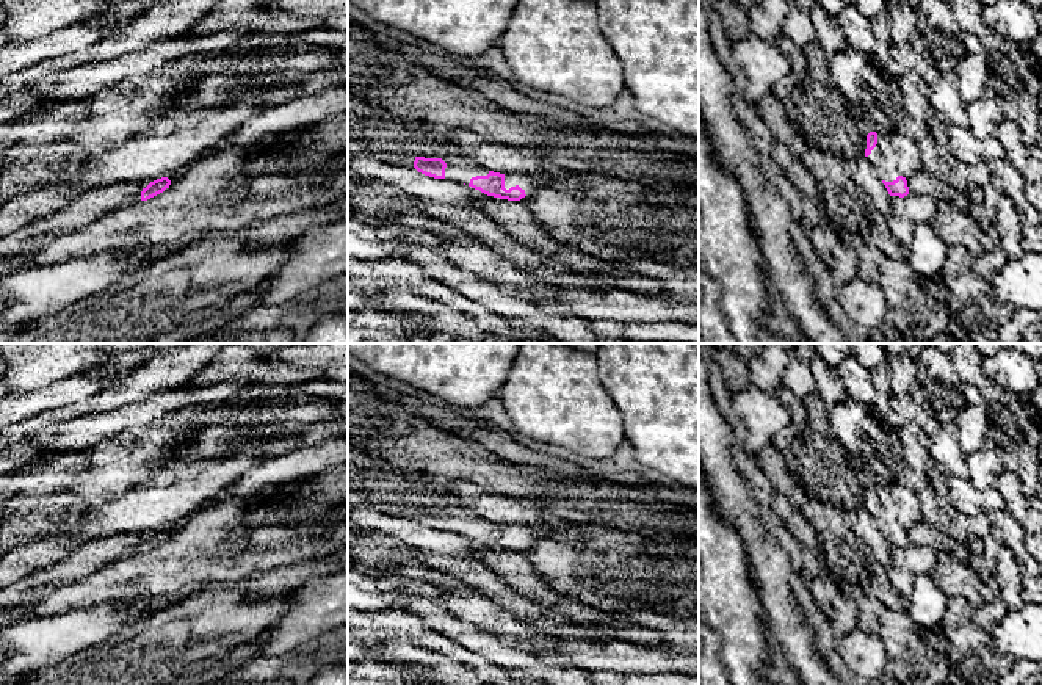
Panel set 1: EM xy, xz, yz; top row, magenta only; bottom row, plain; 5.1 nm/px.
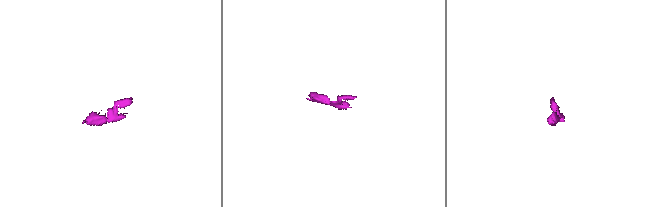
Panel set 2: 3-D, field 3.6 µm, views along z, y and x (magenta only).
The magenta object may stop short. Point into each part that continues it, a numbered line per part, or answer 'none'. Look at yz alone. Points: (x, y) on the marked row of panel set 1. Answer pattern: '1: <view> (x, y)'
1: yz (882, 159)

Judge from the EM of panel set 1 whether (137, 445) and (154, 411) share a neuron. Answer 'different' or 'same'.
different

